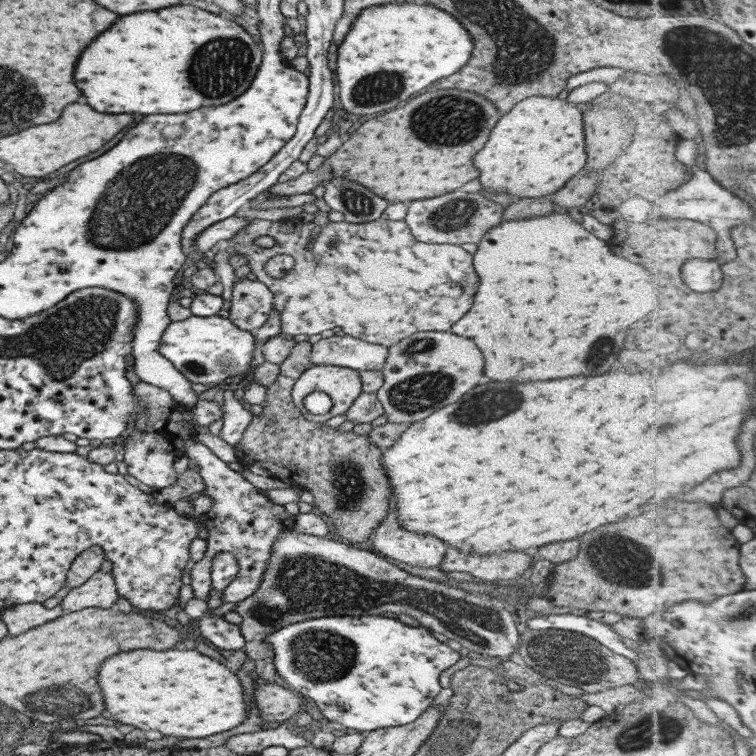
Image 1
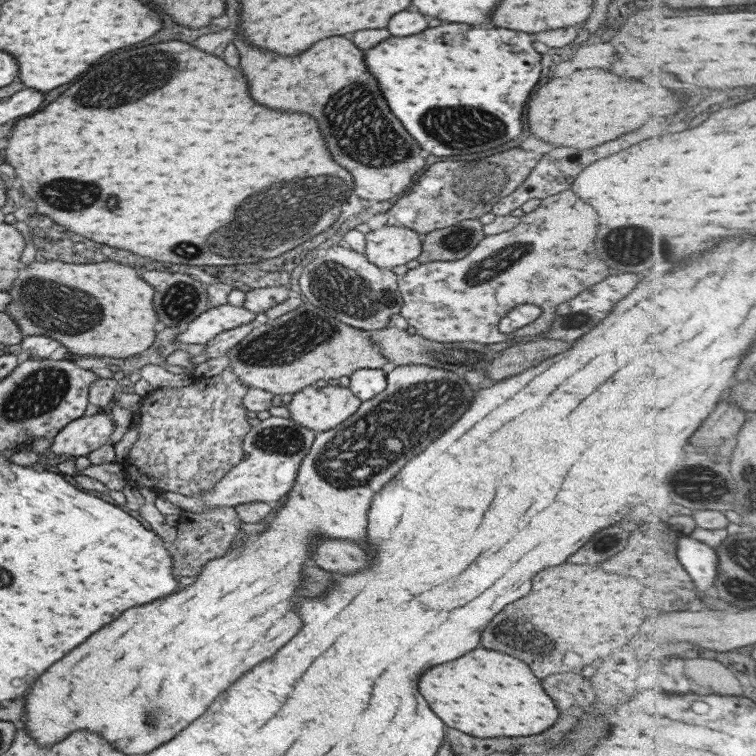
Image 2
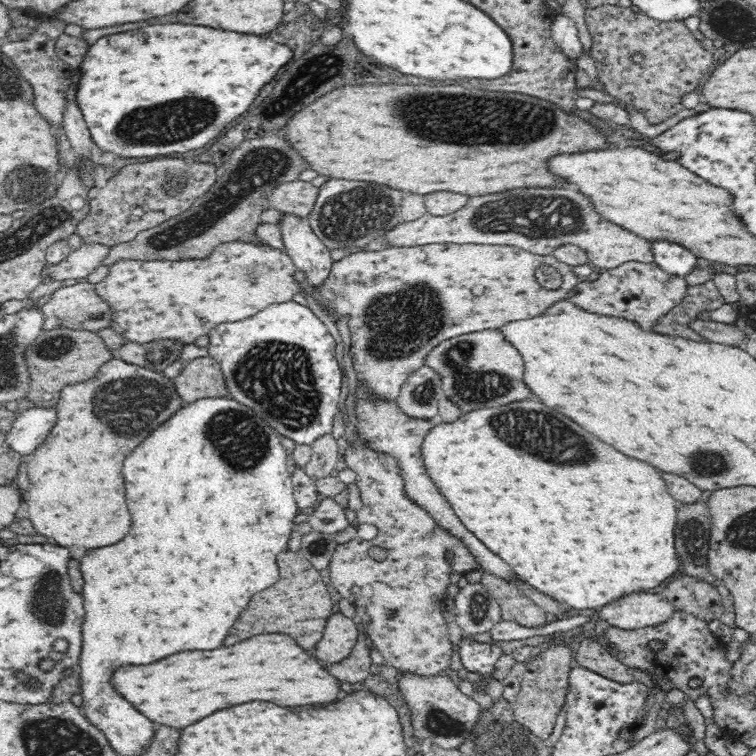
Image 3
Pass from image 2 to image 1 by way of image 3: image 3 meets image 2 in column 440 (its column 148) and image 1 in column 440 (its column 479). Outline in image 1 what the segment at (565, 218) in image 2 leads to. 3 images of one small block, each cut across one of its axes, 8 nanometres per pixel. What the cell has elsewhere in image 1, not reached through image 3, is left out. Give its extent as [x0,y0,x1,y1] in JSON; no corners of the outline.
[226,218,478,347]

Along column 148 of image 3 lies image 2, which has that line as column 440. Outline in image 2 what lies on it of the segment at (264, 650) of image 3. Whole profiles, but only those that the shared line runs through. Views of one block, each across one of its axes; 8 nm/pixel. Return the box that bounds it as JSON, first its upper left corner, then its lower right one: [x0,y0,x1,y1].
[420,648,558,738]

